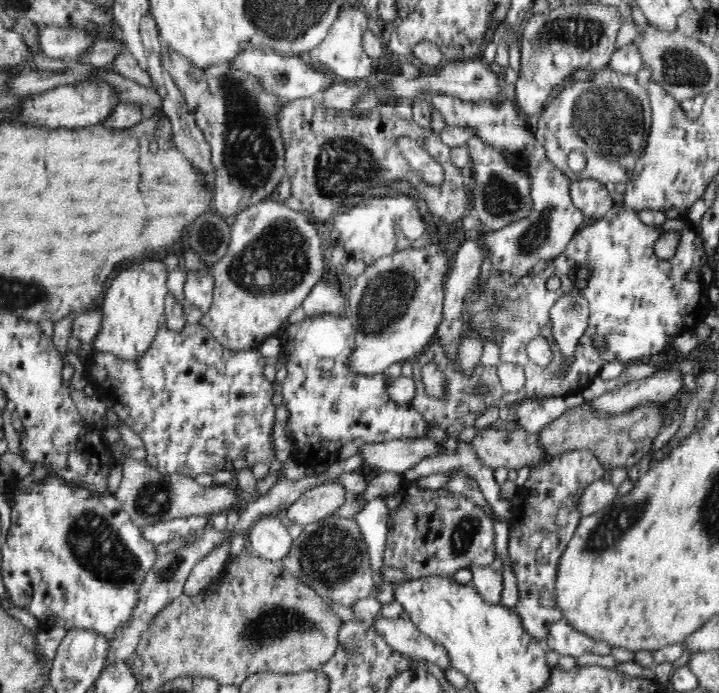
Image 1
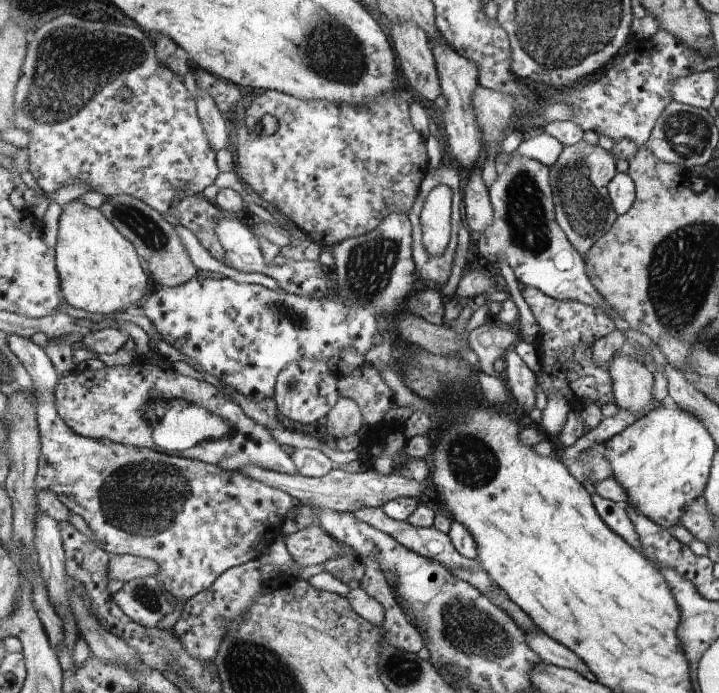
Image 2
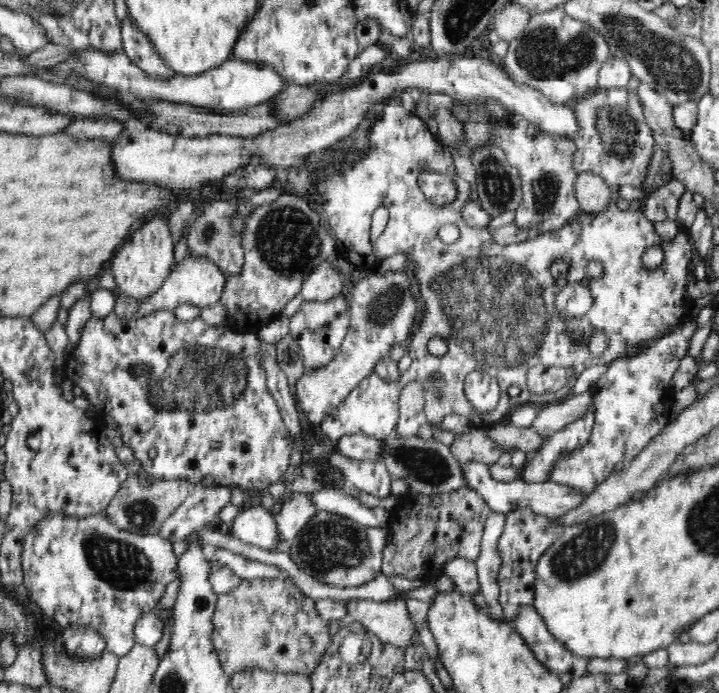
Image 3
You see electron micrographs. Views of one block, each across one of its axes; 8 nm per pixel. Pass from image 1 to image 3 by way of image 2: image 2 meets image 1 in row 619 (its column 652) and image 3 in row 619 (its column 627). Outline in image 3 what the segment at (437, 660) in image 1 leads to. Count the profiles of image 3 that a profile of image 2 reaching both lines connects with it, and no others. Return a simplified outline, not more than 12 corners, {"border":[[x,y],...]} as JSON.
{"border":[[342,600],[382,642],[406,647],[416,637],[406,602]]}

